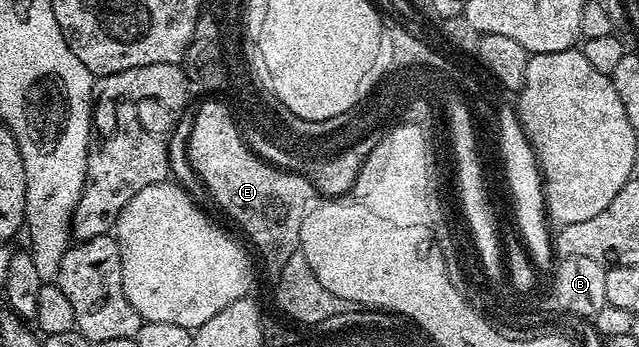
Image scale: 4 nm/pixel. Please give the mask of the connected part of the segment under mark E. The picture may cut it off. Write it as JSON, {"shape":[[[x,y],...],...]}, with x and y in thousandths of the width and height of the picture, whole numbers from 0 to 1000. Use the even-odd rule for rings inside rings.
{"shape":[[[319,288],[307,317],[307,343],[300,352],[300,378],[294,386],[294,467],[304,499],[313,510],[316,533],[326,545],[326,559],[382,660],[382,674],[407,718],[413,741],[413,767],[432,795],[443,772],[451,715],[468,706],[469,660],[479,611],[487,599],[482,591],[482,559],[496,559],[485,516],[474,499],[452,496],[448,487],[413,464],[382,406],[377,366],[369,360],[363,320],[344,288]]]}

